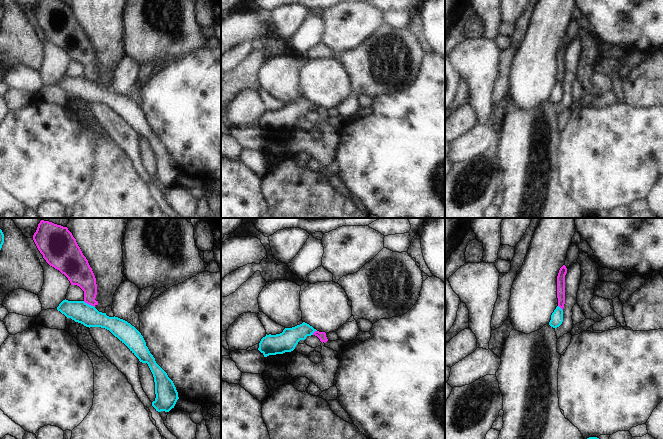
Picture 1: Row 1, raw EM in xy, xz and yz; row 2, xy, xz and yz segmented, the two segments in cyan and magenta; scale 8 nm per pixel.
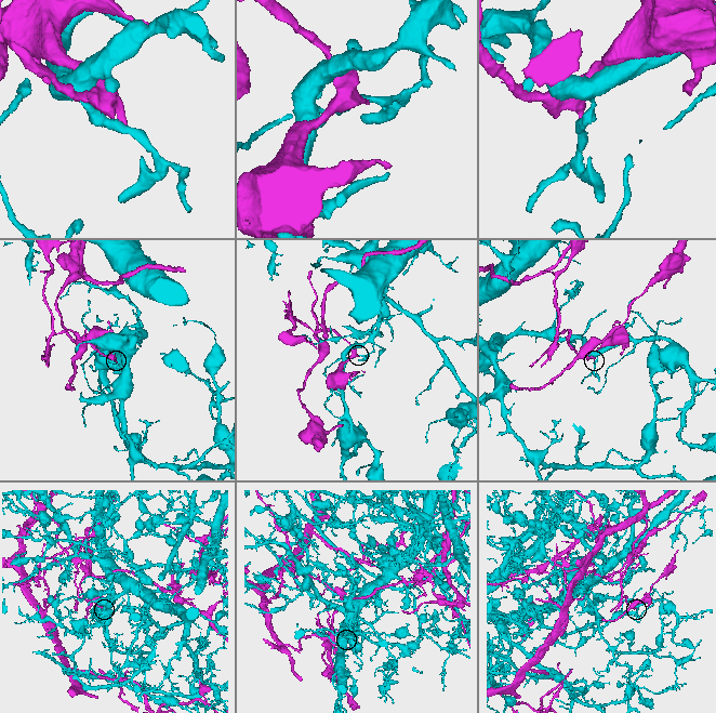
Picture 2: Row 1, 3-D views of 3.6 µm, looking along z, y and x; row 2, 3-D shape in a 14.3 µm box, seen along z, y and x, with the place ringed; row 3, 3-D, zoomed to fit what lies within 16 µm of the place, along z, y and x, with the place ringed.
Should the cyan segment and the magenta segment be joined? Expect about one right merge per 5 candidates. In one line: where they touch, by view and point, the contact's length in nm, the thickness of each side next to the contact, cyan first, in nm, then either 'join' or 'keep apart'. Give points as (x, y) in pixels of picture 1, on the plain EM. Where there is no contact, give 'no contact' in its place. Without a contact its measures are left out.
contact xy (88, 80); length 110 nm; calibres 170 and 190 nm; keep apart

